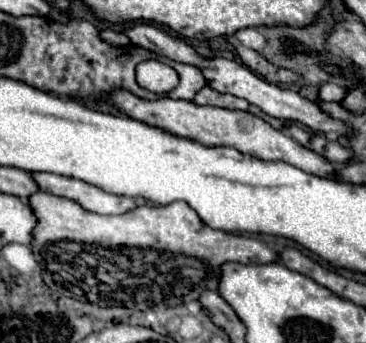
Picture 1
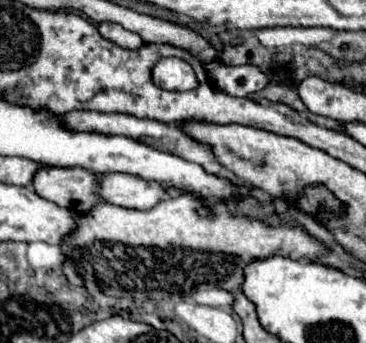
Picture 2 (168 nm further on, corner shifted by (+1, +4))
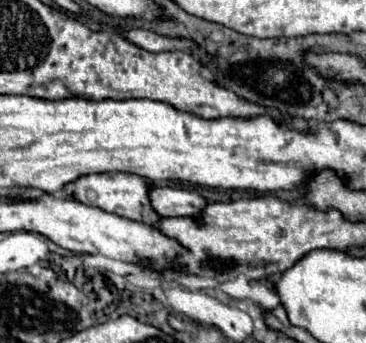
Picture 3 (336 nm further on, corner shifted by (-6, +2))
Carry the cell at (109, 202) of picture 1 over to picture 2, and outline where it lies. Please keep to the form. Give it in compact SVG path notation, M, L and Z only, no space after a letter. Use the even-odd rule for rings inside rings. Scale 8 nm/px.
M109 173L99 177L99 195L113 205L129 209L151 209L165 197L165 187L157 181L129 177L125 173Z

